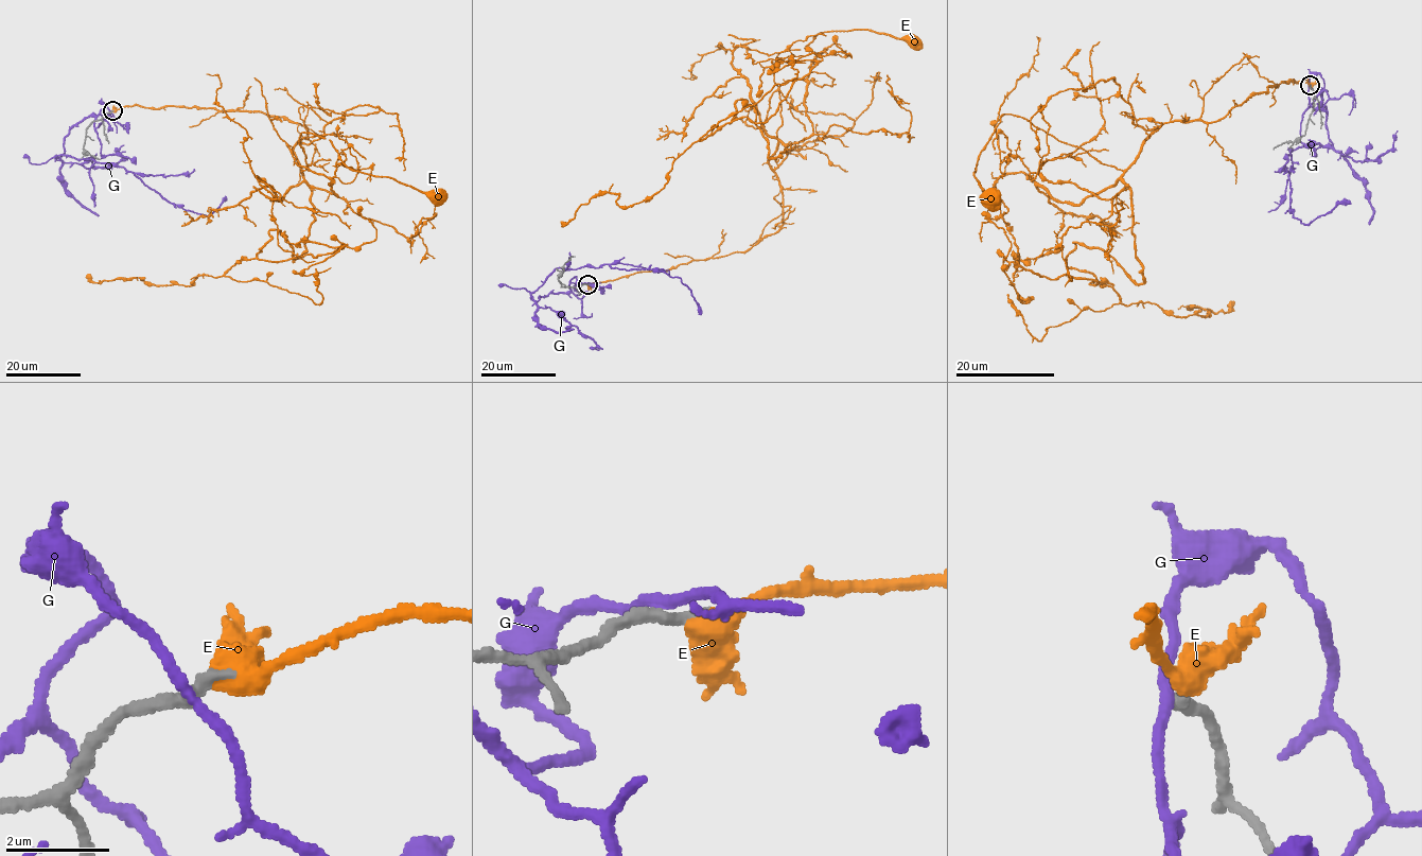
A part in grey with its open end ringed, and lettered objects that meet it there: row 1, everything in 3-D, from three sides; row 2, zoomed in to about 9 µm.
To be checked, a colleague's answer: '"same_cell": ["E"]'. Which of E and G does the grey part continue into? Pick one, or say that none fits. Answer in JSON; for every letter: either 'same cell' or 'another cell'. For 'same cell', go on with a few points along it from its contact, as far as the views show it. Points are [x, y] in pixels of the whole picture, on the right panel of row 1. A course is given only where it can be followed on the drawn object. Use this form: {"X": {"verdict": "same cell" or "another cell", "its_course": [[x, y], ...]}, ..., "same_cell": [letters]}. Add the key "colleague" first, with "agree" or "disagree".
{"colleague": "agree", "E": {"verdict": "same cell", "its_course": [[1310, 86], [1305, 79], [1270, 86], [1214, 121], [1166, 122], [1123, 171], [1004, 114], [973, 175], [992, 199]]}, "G": {"verdict": "another cell"}, "same_cell": ["E"]}

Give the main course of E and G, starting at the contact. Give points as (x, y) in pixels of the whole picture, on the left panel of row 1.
E: (112, 110), (284, 117), (305, 126), (293, 152), (302, 175), (305, 132), (330, 140), (354, 170), (439, 197)
G: (109, 111), (101, 102), (95, 116), (71, 128), (55, 157), (117, 162), (170, 202), (206, 216), (225, 199)

